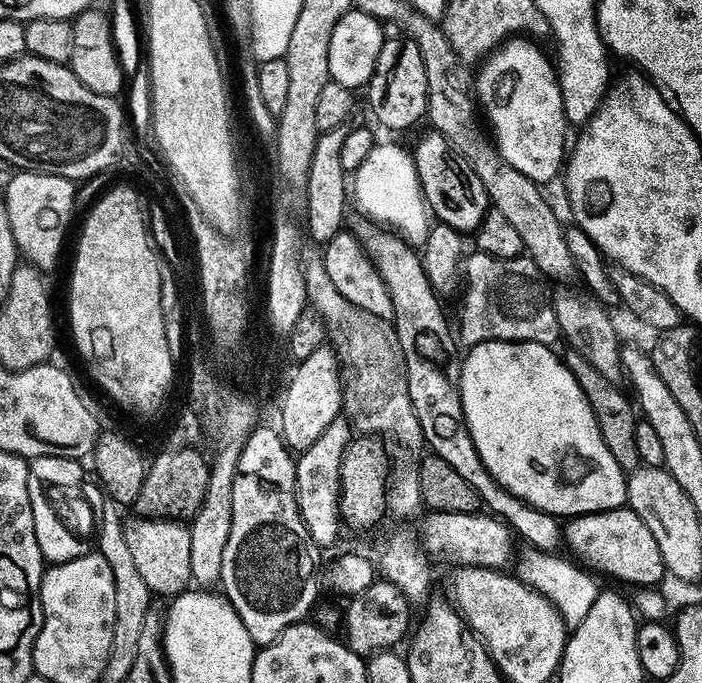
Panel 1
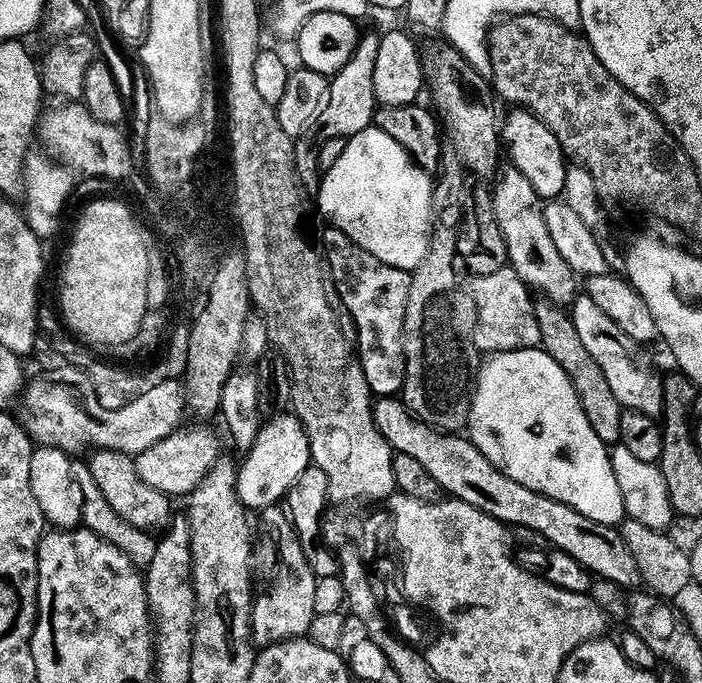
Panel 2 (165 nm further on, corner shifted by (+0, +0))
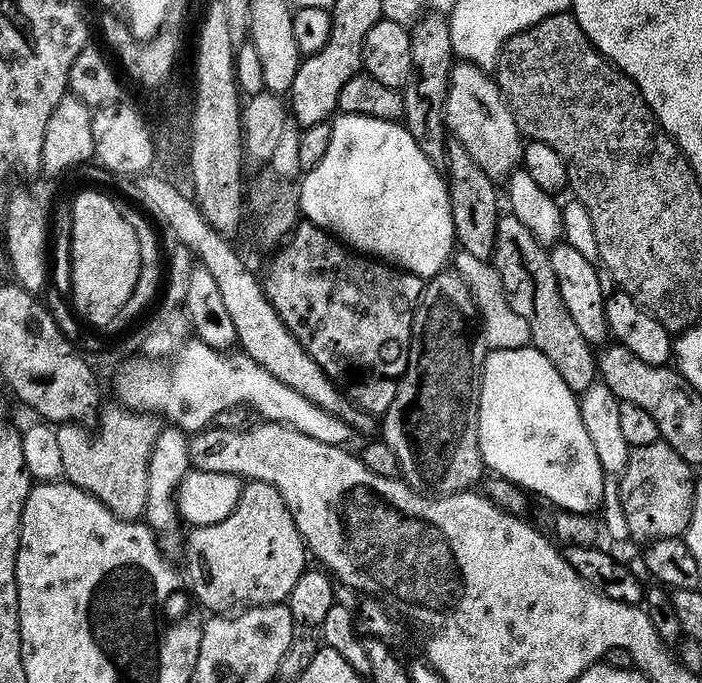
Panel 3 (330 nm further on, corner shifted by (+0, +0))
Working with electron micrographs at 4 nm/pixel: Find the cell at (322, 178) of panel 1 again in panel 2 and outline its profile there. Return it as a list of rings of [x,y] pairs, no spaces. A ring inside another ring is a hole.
[[[365,31],[360,41],[354,46],[354,54],[350,54],[350,62],[342,66],[330,77],[328,82],[328,101],[322,110],[322,114],[316,119],[315,131],[324,132],[329,136],[352,136],[373,127],[372,119],[378,107],[374,94],[374,58],[378,58],[378,42],[380,36],[377,33]]]

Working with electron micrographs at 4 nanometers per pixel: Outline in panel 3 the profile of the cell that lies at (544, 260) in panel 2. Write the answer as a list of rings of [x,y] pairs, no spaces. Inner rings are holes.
[[[471,62],[453,63],[452,73],[448,76],[448,93],[444,102],[444,126],[450,133],[451,139],[462,142],[467,152],[486,170],[491,180],[500,182],[512,175],[513,171],[521,167],[524,159],[525,141],[520,135],[518,126],[514,122],[514,114],[510,114],[508,103],[500,93],[500,87],[495,79],[485,69],[479,68]]]

